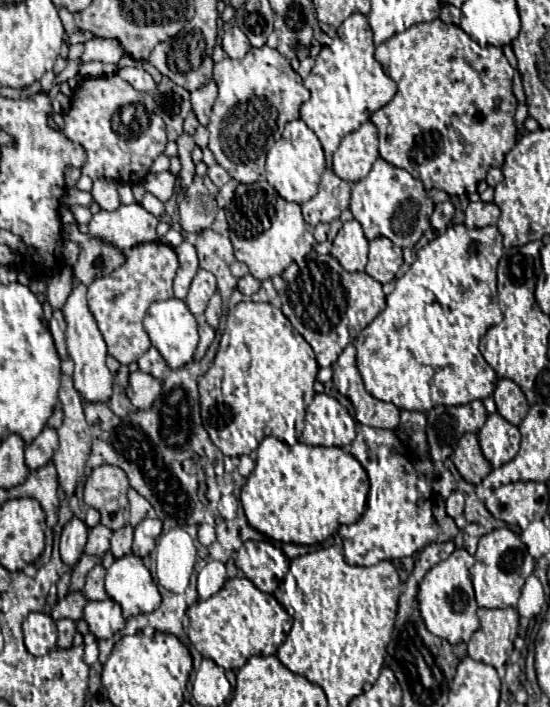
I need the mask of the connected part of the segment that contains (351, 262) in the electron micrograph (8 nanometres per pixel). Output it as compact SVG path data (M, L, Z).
M356 220L346 222L332 244L332 256L348 272L362 272L368 260L368 240Z

